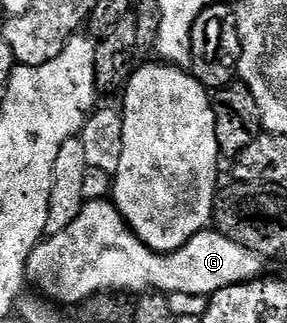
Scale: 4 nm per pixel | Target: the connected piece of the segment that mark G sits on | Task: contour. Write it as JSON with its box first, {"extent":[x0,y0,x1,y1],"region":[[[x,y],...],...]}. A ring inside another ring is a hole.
{"extent":[24,199,266,305],"region":[[[93,199],[85,202],[83,209],[78,213],[78,217],[74,217],[74,221],[70,221],[70,225],[66,225],[66,229],[62,229],[62,233],[54,233],[53,235],[41,239],[40,243],[30,253],[24,273],[27,282],[31,284],[31,286],[33,283],[33,285],[40,290],[37,292],[39,292],[43,298],[57,305],[65,305],[64,303],[79,305],[92,295],[103,295],[105,293],[133,293],[132,291],[136,291],[135,293],[163,293],[168,297],[171,297],[174,294],[192,294],[211,297],[213,293],[221,291],[223,287],[228,287],[231,283],[250,283],[254,279],[261,278],[261,276],[265,274],[264,267],[266,267],[265,260],[261,259],[259,255],[255,255],[250,249],[246,249],[242,245],[230,241],[215,229],[199,231],[193,239],[186,241],[186,245],[182,245],[182,249],[178,249],[177,251],[170,251],[167,253],[152,251],[139,237],[137,237],[137,235],[135,235],[135,233],[133,233],[133,231],[131,231],[131,229],[128,228],[128,222],[122,217],[122,213],[116,208],[115,203],[108,199]]]}

